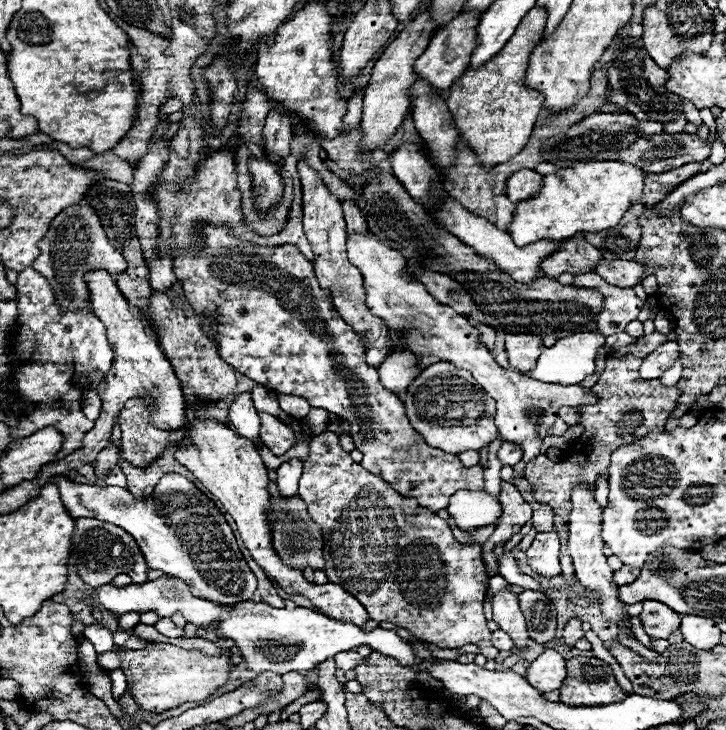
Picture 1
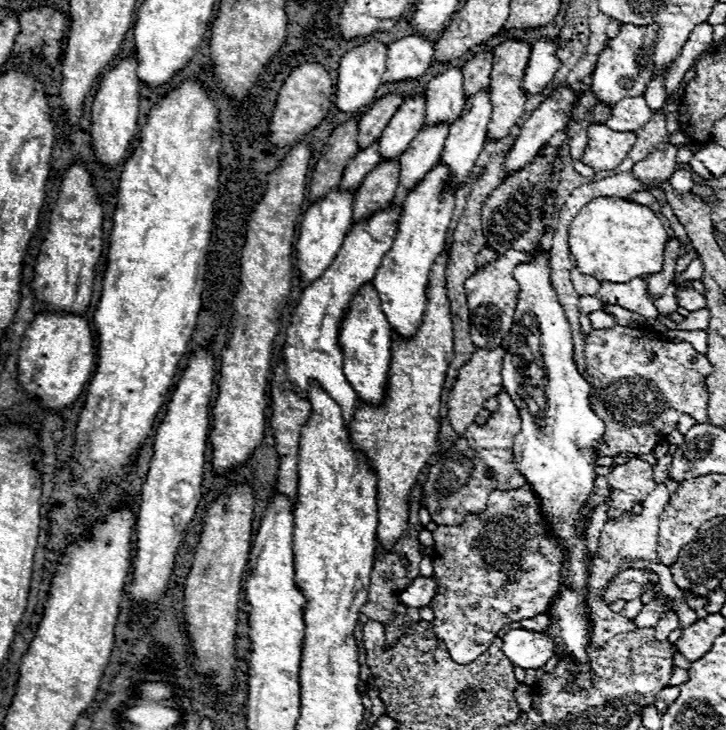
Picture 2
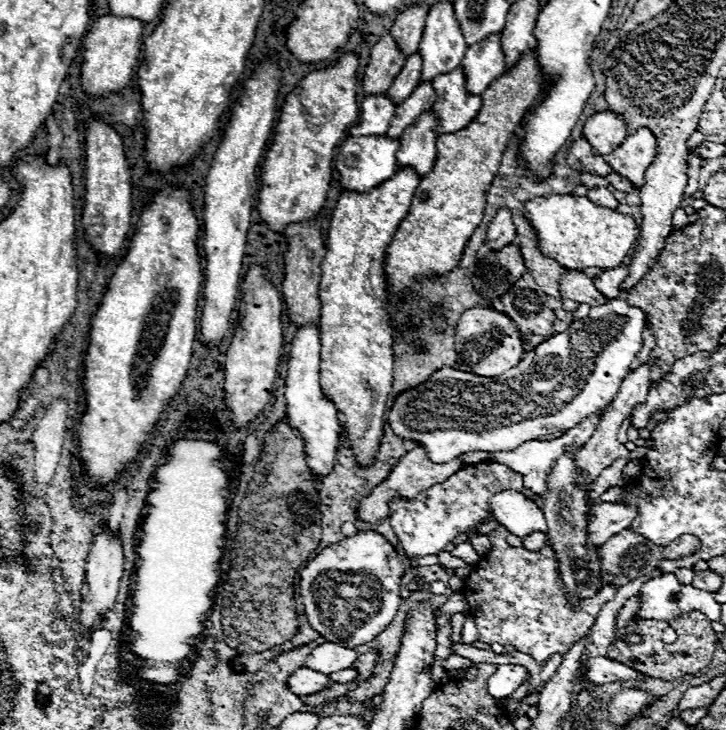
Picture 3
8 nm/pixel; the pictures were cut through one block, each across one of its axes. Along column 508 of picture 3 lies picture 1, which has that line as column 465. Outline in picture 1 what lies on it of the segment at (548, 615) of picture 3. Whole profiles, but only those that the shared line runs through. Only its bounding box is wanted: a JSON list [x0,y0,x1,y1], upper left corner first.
[300,432,498,660]

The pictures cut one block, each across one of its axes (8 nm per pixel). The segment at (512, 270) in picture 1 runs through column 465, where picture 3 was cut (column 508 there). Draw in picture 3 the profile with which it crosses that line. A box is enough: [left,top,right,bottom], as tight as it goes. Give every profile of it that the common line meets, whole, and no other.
[486,206,516,250]

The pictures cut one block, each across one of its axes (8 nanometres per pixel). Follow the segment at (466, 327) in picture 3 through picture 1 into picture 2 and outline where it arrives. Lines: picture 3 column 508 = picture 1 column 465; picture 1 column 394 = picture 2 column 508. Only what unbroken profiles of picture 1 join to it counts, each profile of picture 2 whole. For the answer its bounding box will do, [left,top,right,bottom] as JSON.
[464,250,530,348]

